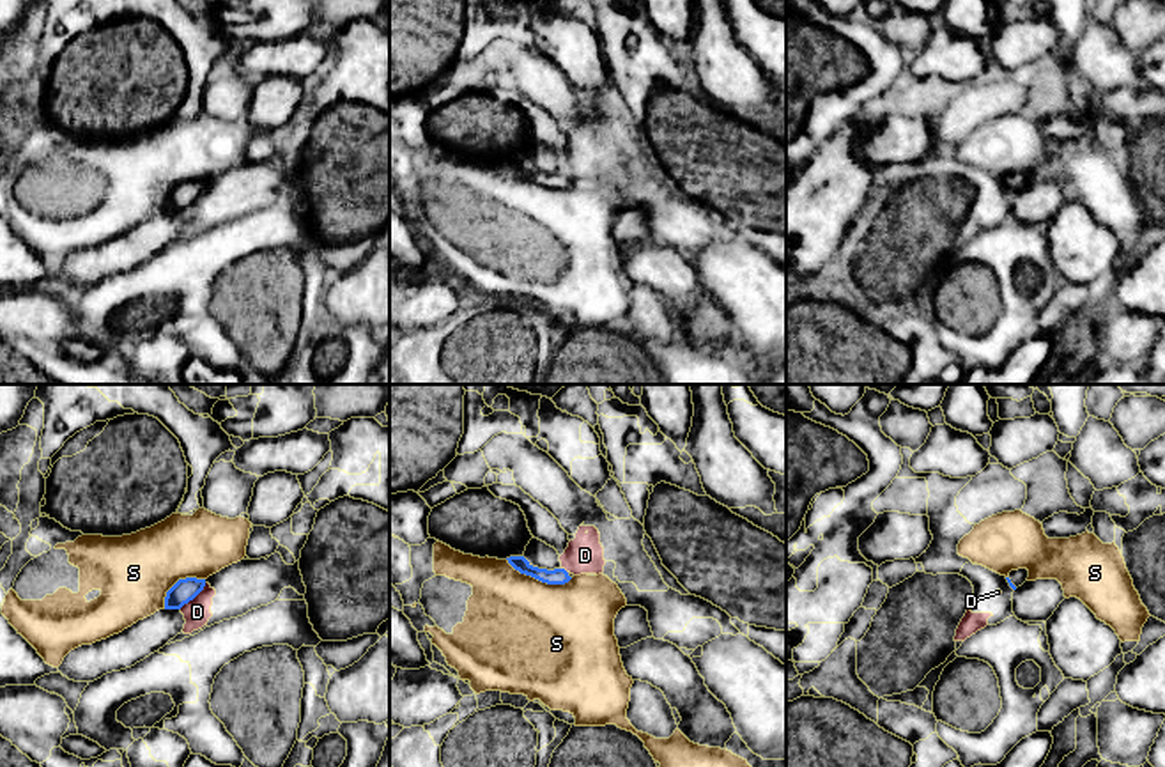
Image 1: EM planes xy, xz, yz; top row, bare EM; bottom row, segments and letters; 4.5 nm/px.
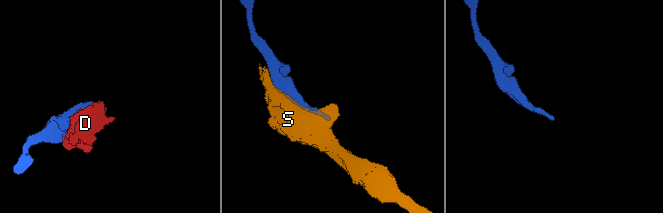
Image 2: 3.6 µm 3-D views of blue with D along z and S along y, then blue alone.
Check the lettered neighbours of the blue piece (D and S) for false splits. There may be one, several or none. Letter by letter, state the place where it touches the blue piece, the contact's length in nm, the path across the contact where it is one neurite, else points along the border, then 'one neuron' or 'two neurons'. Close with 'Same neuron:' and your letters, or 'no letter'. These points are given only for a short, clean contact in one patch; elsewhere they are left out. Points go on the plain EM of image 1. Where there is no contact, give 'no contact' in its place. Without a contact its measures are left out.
D: meets blue in xy at (193, 201); contact 170 nm long; two neurons
S: meets blue in xz at (539, 183); contact 320 nm long; two neurons
Same neuron: no letter

